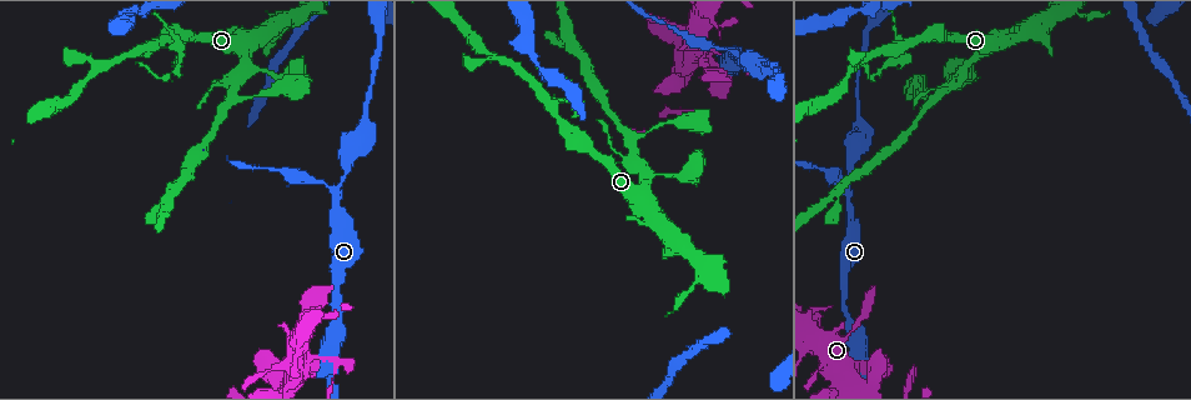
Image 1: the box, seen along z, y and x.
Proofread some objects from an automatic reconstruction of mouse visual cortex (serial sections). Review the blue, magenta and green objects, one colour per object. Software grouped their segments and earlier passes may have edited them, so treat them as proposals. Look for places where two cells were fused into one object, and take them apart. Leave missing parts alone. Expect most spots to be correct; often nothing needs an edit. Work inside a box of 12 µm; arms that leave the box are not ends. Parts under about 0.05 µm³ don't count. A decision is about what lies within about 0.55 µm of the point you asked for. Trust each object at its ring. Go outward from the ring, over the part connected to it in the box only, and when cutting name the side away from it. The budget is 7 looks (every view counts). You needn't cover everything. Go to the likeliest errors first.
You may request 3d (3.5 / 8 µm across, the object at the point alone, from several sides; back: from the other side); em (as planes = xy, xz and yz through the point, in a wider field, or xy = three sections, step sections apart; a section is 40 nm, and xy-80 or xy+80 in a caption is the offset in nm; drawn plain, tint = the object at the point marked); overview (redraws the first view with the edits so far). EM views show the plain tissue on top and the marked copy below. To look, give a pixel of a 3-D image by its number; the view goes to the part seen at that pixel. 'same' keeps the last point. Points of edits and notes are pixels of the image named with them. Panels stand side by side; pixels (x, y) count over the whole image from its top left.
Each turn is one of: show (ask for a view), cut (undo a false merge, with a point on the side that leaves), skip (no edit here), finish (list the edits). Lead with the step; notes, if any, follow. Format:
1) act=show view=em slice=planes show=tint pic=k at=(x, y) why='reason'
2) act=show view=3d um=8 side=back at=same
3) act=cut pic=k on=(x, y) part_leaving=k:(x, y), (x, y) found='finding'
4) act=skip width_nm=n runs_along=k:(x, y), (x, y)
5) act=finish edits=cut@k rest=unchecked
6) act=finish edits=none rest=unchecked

act=show view=3d um=3.5 pic=1 at=(900, 45)

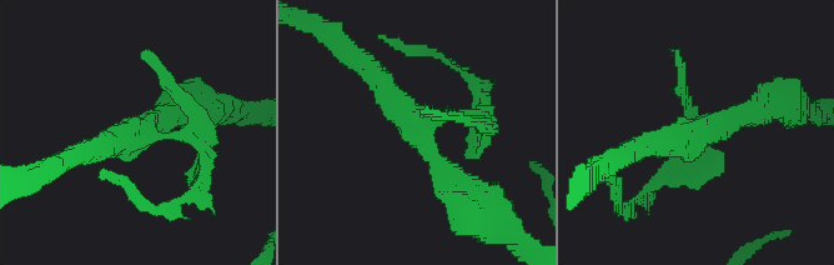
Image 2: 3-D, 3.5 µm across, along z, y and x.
act=show view=em slice=xy step=2 show=tint pic=2 at=(139, 131) arms=3 arm_widths_nm=150,300,350

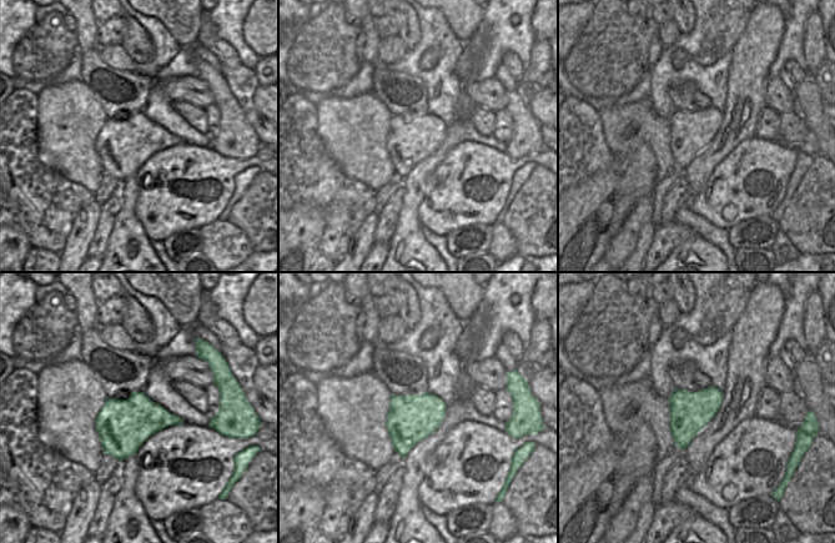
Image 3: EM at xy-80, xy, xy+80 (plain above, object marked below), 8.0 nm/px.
act=show view=em slice=xy step=3 show=tint at=same why='cut it another way'

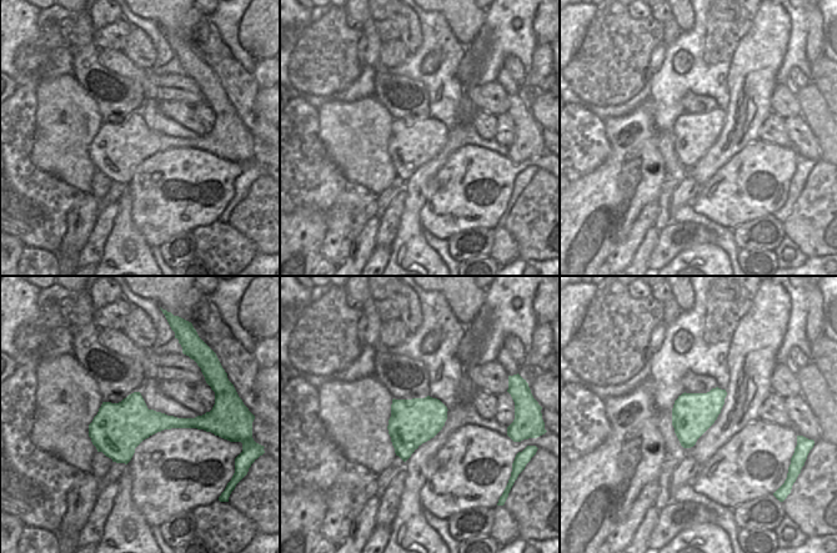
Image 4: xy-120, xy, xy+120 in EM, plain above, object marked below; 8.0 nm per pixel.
act=skip runs_along=2:(460, 196), (372, 71) found='all the same cell'

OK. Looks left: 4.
act=show view=3d um=3.5 pic=1 at=(335, 190) why='arms part here'

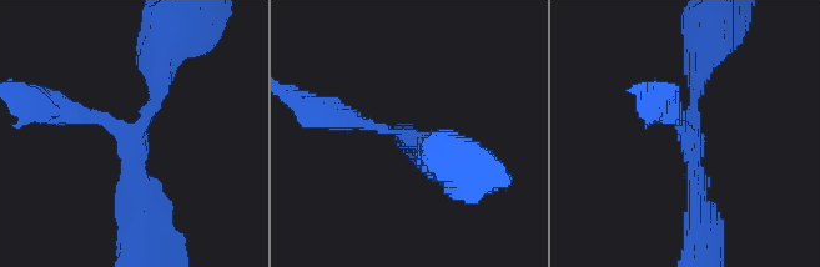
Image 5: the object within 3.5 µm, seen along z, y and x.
act=show view=em slice=xy step=1 show=tint pic=5 at=(414, 140) arms=3 arm_widths_nm=150,250,250 why='shape alone is not enough'

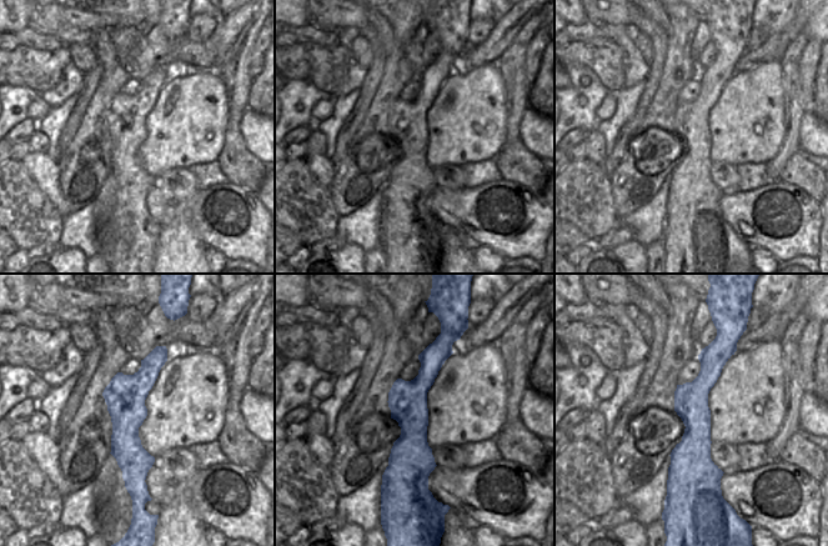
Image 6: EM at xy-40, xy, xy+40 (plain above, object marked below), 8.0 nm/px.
act=skip width_nm=320 runs_along=6:(430, 350), (405, 479) found='one cell here'

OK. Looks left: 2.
act=show view=3d um=3.5 pic=1 at=(498, 58) why='three arms meet'

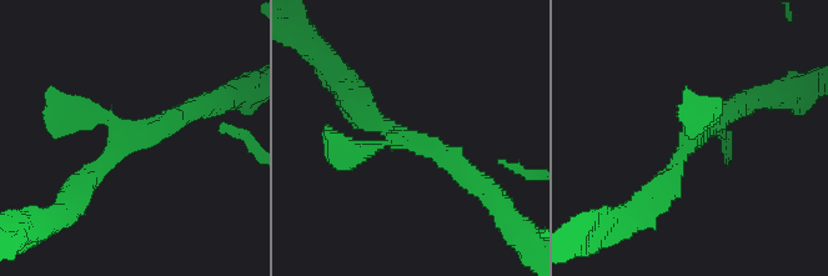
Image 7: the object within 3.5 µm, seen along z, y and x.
act=show view=em slice=xy step=3 show=tint pic=7 at=(691, 141) arms=3 arm_widths_nm=250,250,300

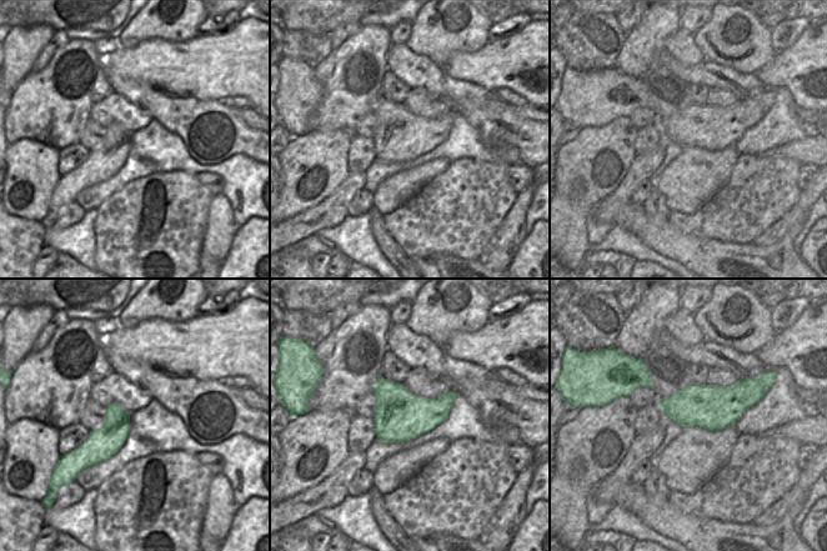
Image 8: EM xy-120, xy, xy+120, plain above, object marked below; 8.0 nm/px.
act=skip width_nm=400 runs_along=7:(192, 110), (131, 138), (70, 195) found='one cell here'

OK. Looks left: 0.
act=finish edits=none rest=unchecked

